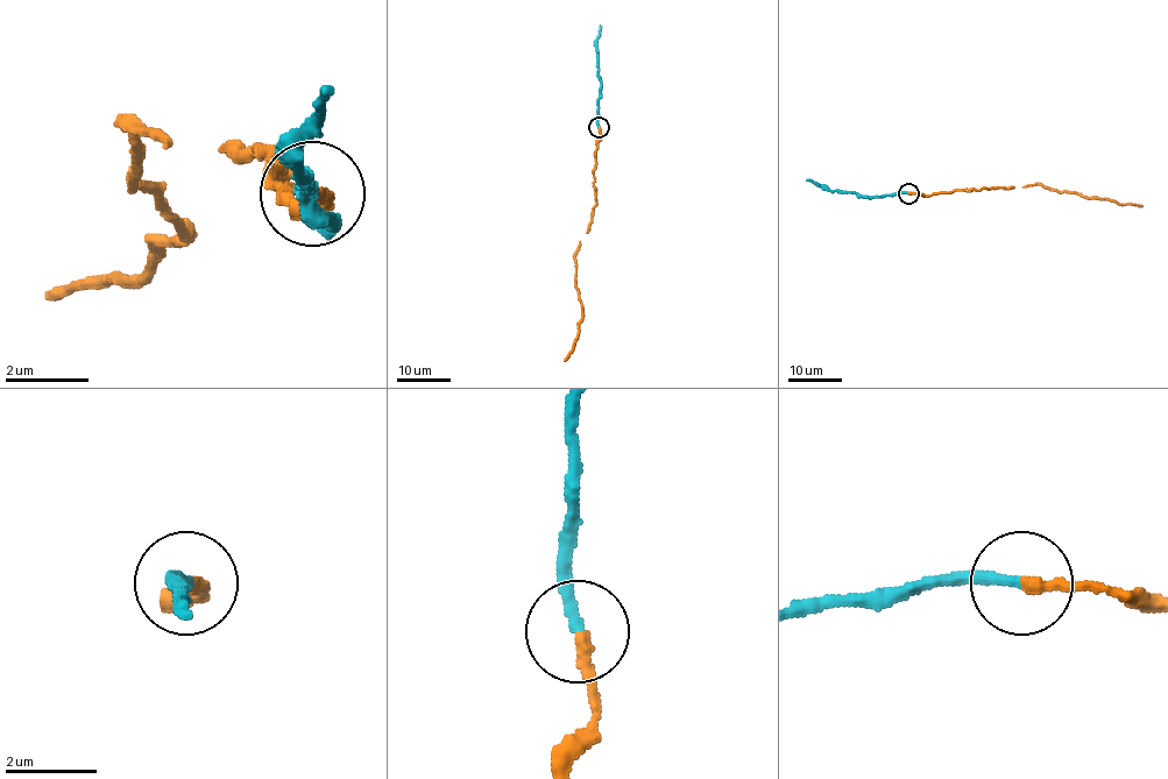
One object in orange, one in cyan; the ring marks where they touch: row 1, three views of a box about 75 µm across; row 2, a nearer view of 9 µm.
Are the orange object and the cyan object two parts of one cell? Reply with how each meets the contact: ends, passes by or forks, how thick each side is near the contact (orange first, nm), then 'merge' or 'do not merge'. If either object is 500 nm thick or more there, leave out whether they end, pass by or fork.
orange ends; cyan ends; calibres 240 and 240 nm; merge

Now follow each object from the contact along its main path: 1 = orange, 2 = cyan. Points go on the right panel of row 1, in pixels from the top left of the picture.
1: (908, 192), (933, 196), (956, 190), (1042, 184), (1088, 198), (1141, 206)
2: (908, 192), (858, 197), (855, 192), (823, 190), (806, 179)

